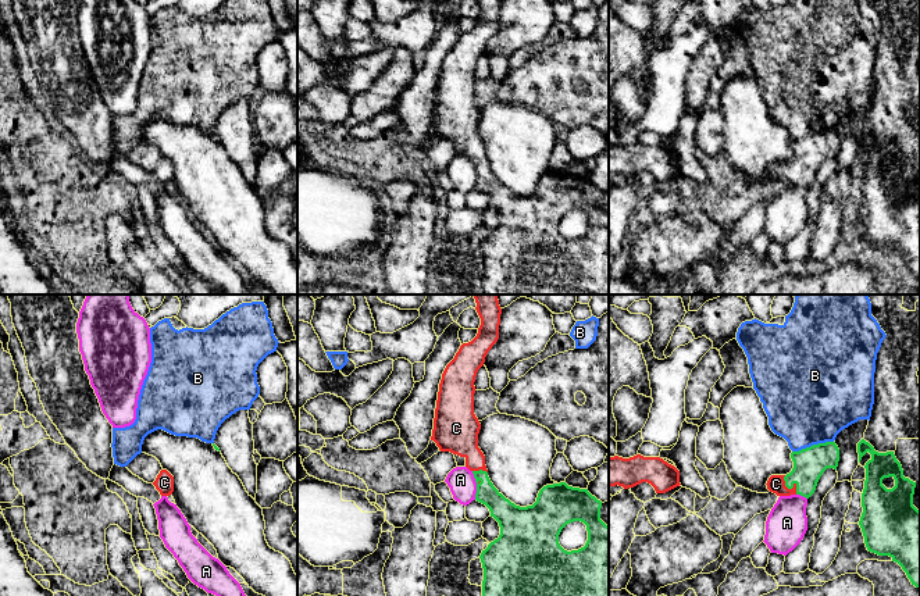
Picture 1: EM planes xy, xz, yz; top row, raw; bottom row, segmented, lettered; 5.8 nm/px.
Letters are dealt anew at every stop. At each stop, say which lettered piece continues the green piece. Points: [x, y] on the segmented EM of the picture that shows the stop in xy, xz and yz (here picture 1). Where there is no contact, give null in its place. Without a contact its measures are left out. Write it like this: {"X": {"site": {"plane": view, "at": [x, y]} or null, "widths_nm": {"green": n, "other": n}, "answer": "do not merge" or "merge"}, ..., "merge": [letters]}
{"A": {"site": {"plane": "xz", "at": [477, 485]}, "widths_nm": {"green": 150, "other": 160}, "answer": "do not merge"}, "B": {"site": {"plane": "yz", "at": [813, 445]}, "widths_nm": {"green": 190, "other": 500}, "answer": "do not merge"}, "C": {"site": {"plane": "yz", "at": [788, 488]}, "widths_nm": {"green": 190, "other": 110}, "answer": "merge"}, "merge": ["C"]}

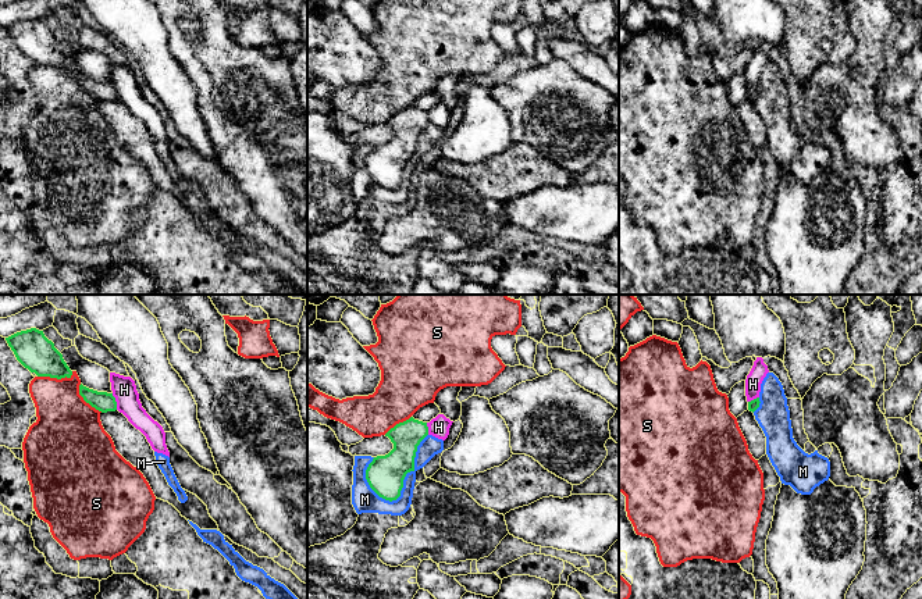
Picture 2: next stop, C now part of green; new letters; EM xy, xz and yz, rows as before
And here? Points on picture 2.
{"H": {"site": {"plane": "xy", "at": [116, 402]}, "widths_nm": {"green": 120, "other": 140}, "answer": "do not merge"}, "M": {"site": {"plane": "xz", "at": [406, 473]}, "widths_nm": {"green": 220, "other": 120}, "answer": "do not merge"}, "S": {"site": {"plane": "xy", "at": [56, 377]}, "widths_nm": {"green": 220, "other": 320}, "answer": "do not merge"}, "merge": []}

